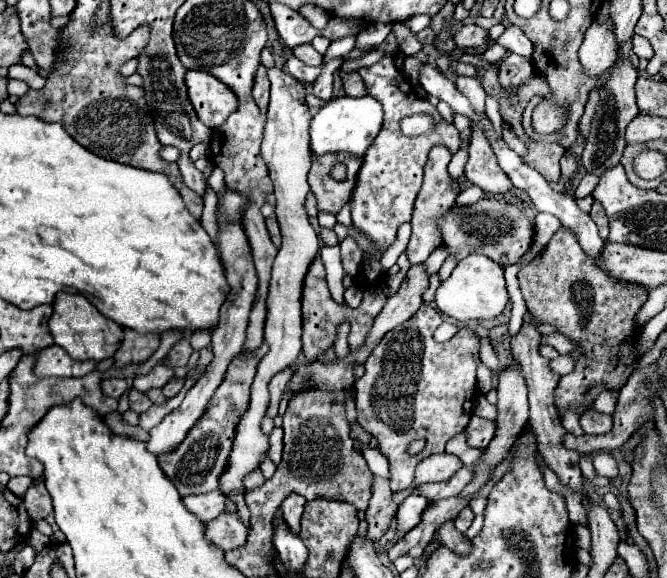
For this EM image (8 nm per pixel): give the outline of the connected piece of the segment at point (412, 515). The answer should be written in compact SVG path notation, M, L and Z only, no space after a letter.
M413 494L413 496L409 496L399 506L399 512L397 512L397 528L399 528L399 534L409 532L421 520L421 514L427 508L427 504L429 504L429 500L425 496Z

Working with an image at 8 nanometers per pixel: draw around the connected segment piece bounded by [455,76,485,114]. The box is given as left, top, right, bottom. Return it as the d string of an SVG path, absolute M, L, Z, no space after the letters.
M459 76L455 84L457 84L457 90L461 90L461 94L471 100L471 104L475 106L473 110L477 110L479 114L485 114L485 92L483 92L483 88L475 82L475 78Z

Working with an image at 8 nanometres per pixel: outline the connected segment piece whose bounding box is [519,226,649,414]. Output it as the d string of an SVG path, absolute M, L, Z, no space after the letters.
M561 226L553 234L553 244L547 244L547 250L541 256L541 260L533 260L531 264L519 270L519 284L521 284L521 292L529 312L533 312L537 320L553 324L557 332L567 336L577 346L573 352L569 352L569 356L575 358L575 370L567 376L561 376L555 388L557 412L563 414L567 410L575 410L577 414L583 414L593 408L593 402L597 400L601 392L623 388L623 384L627 382L631 372L637 368L641 358L641 352L635 348L637 336L641 330L635 316L639 308L645 304L649 290L641 284L615 280L613 276L599 272L595 262L589 256L585 256L581 246L577 244L577 236L565 226Z

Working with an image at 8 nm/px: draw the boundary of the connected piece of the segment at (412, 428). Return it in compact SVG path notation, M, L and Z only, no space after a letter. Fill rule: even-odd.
M423 304L415 316L405 324L405 330L393 330L389 332L381 344L377 346L377 350L371 352L369 360L365 362L365 376L361 380L355 382L355 400L357 400L357 422L379 440L379 450L381 454L385 454L388 460L390 472L390 485L397 486L399 490L405 490L413 484L415 478L415 466L431 456L431 454L441 454L445 452L445 444L447 440L451 440L455 434L463 432L469 418L471 418L471 410L473 410L473 402L477 398L477 378L475 378L475 370L477 370L477 362L479 362L479 352L477 352L477 344L479 338L475 336L475 332L471 330L459 330L459 334L455 338L451 338L449 342L437 344L433 340L433 332L435 328L443 322L443 316ZM417 438L425 438L427 446L423 450L423 454L419 456L409 456L407 454L407 446L417 440Z

